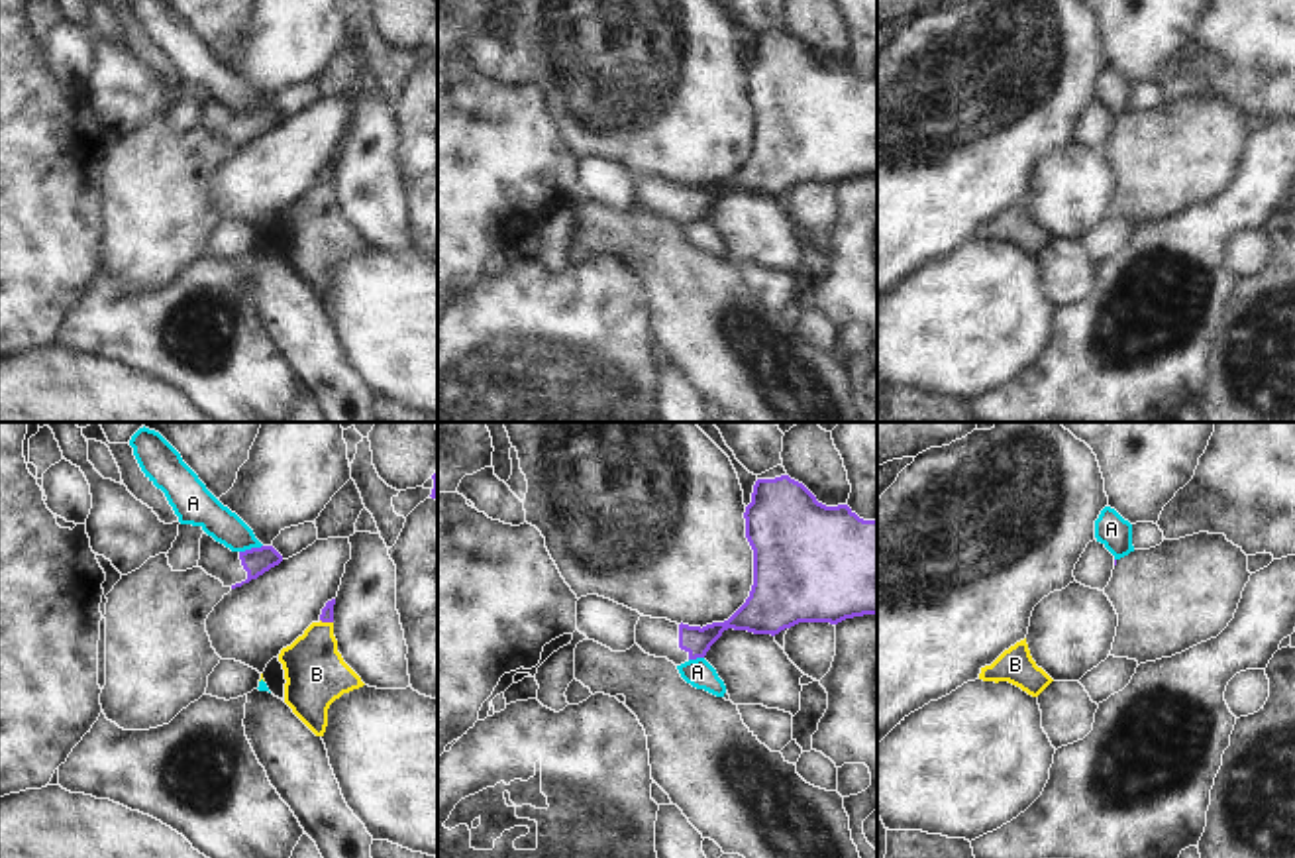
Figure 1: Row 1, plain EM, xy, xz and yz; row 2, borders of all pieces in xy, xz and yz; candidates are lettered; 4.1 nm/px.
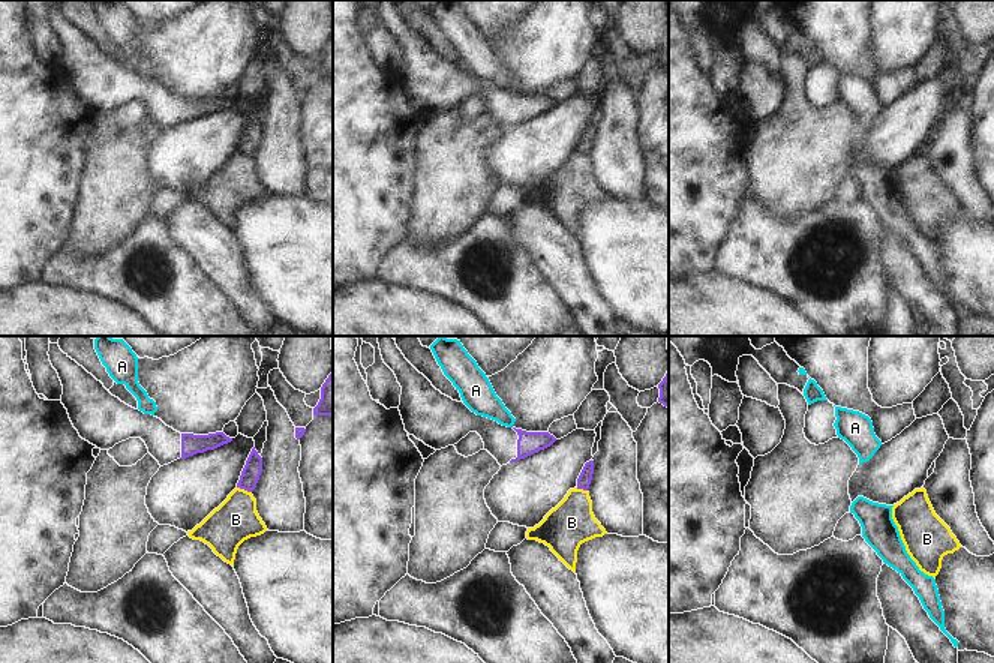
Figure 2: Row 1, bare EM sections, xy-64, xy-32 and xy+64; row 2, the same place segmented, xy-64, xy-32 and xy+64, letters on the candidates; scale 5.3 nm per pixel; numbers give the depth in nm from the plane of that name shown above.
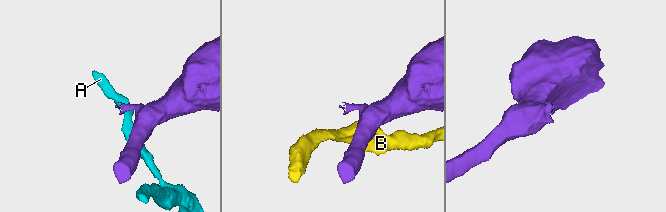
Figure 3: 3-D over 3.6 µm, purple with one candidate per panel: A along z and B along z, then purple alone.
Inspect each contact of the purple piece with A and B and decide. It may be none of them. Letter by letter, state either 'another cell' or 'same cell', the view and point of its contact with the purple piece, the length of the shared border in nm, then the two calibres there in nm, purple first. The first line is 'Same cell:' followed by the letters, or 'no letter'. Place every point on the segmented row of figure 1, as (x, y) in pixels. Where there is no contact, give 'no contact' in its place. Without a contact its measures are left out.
Same cell: no letter
A: another cell; contact xy (250, 550); length 100 nm; calibres 110 and 140 nm
B: another cell; contact xy (326, 621); length 60 nm; calibres 50 and 260 nm

